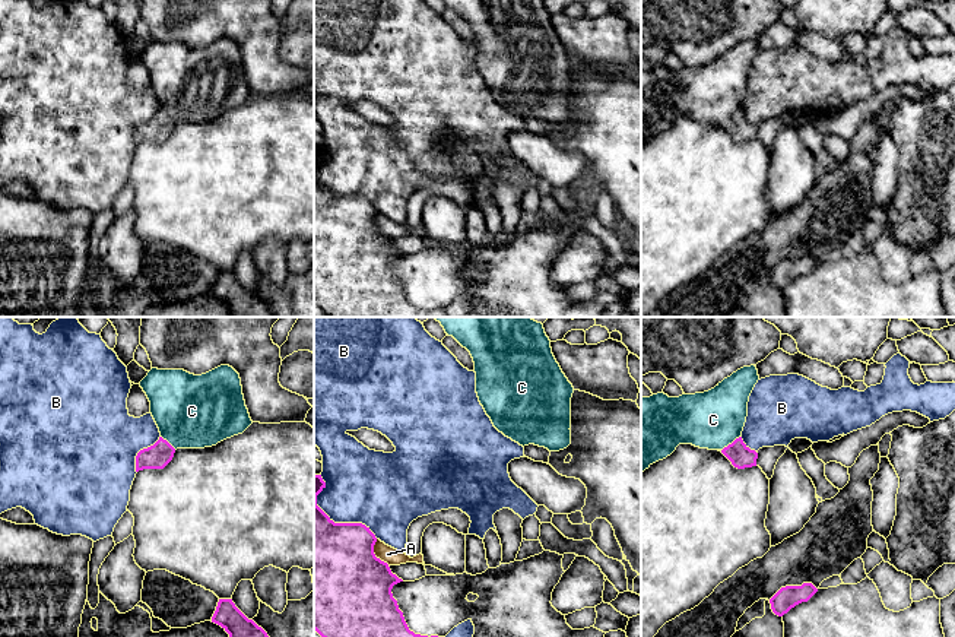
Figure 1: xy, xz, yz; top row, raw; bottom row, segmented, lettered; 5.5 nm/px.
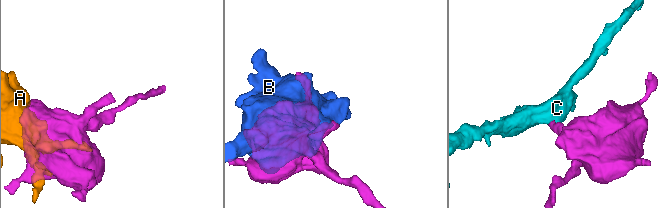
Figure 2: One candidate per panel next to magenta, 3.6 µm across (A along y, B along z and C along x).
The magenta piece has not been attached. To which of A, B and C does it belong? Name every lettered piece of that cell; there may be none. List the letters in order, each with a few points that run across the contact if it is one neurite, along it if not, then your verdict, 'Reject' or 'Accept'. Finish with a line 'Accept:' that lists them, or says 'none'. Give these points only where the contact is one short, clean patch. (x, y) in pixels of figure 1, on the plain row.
A: Reject
B: Reject
C: Line: yz (741, 129), (732, 116), (713, 92). Accept
Accept: C

